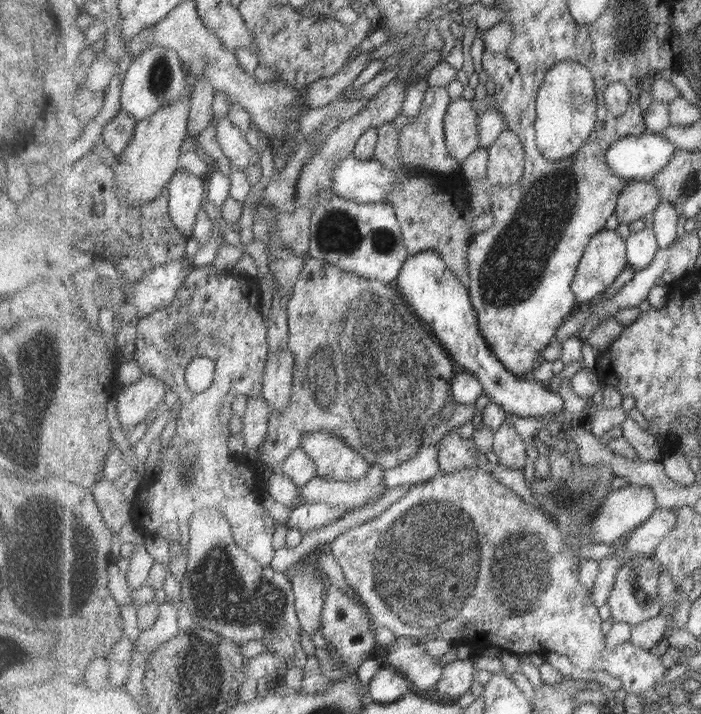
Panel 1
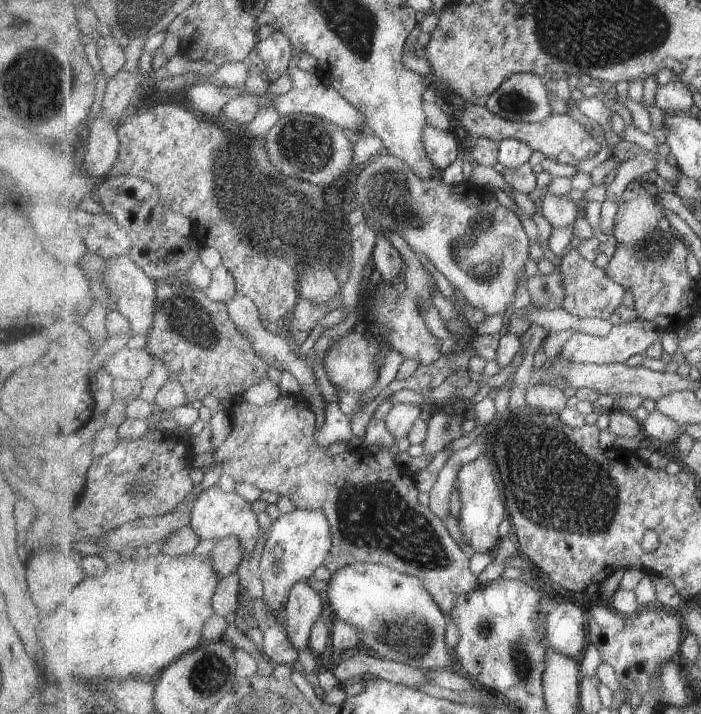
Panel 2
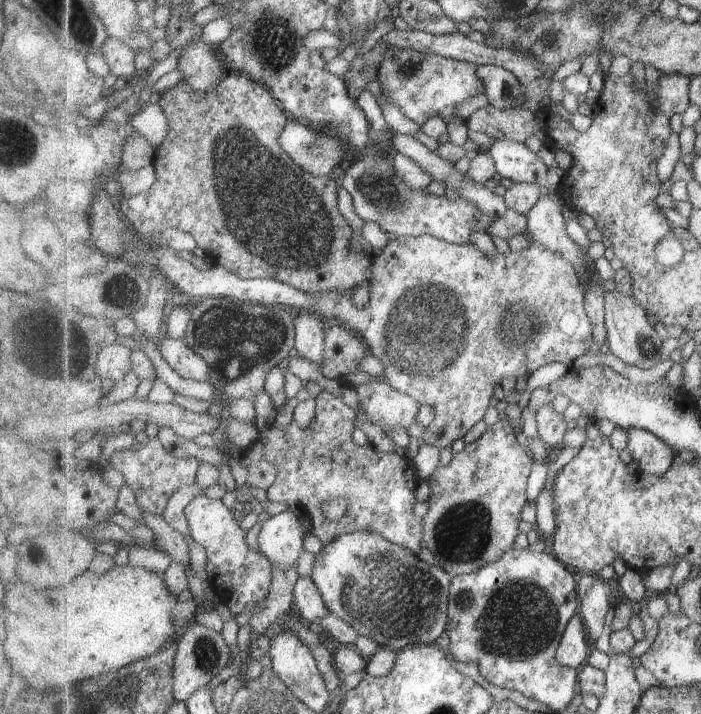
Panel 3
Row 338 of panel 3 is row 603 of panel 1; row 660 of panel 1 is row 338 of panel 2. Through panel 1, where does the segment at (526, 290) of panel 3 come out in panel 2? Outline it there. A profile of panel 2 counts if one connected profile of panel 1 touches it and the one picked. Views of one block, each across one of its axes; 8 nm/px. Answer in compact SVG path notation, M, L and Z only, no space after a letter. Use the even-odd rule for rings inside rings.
M637 318L631 323L619 323L615 325L609 334L603 337L588 335L587 333L569 333L568 339L561 346L561 355L571 362L576 363L596 363L597 365L606 365L607 363L624 363L635 354L644 356L645 350L655 344L661 342L662 331L657 328L655 323L650 323Z

